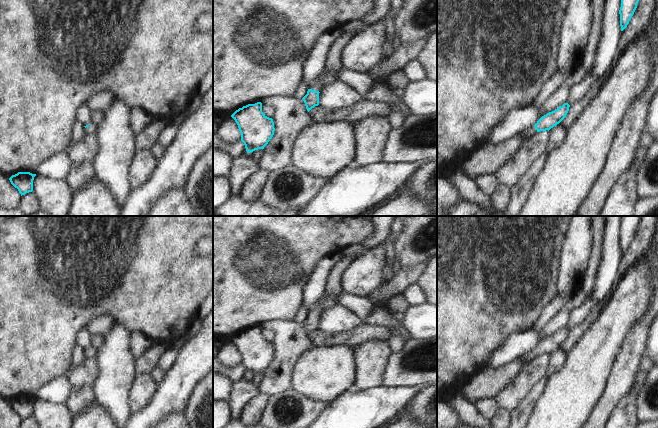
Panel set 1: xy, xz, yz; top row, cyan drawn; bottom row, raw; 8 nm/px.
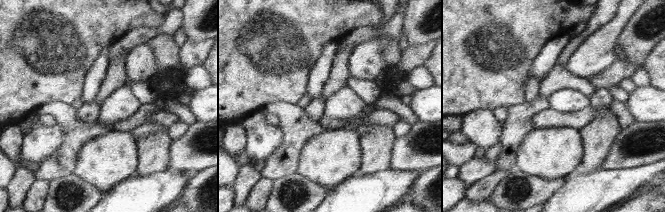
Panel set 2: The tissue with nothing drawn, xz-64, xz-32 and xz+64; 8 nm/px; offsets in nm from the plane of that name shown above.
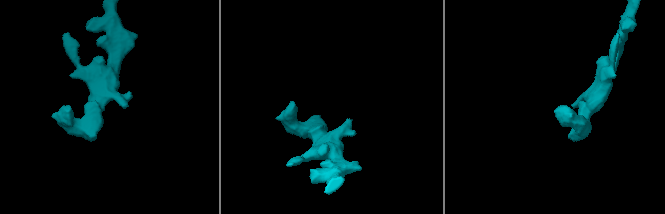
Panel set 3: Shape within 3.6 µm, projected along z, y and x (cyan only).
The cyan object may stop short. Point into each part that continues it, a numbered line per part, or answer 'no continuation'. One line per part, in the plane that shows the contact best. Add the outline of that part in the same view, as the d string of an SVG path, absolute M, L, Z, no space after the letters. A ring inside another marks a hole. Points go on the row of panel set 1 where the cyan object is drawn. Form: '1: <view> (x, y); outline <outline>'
1: xz (316, 86); outline M320 76L317 78L316 83L310 88L312 90L315 91L321 91L321 87L320 87Z

